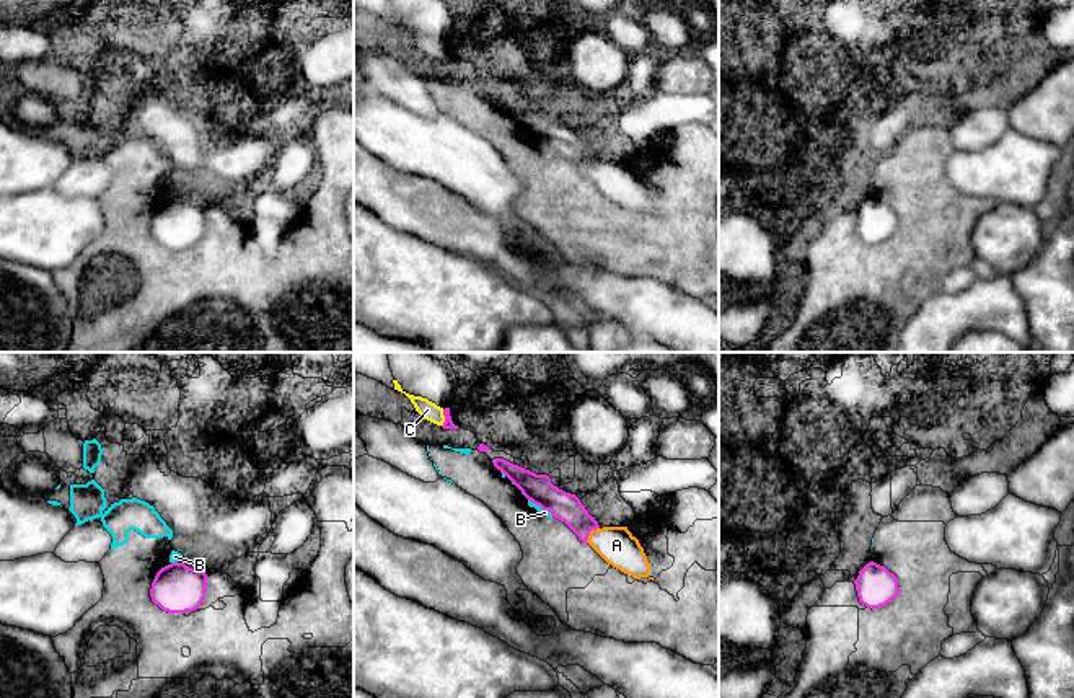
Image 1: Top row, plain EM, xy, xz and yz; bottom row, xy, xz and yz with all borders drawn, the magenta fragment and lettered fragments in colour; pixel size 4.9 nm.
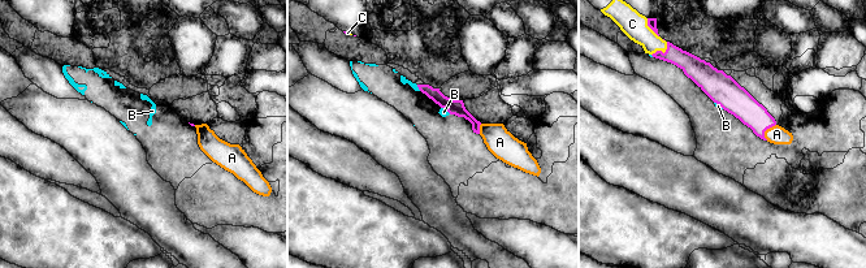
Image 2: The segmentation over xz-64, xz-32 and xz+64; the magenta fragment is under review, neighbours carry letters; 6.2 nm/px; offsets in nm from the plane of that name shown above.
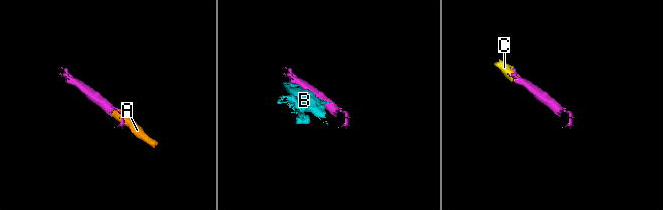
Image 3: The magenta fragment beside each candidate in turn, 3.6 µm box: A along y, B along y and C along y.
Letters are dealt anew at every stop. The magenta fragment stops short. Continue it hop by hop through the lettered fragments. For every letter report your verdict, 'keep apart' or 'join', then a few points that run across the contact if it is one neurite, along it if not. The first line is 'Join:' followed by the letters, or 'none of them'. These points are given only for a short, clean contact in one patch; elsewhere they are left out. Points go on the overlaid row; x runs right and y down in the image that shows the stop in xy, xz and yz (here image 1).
Join: A, C
A: join
B: keep apart
C: join | xz (448, 424), (445, 418), (427, 410)

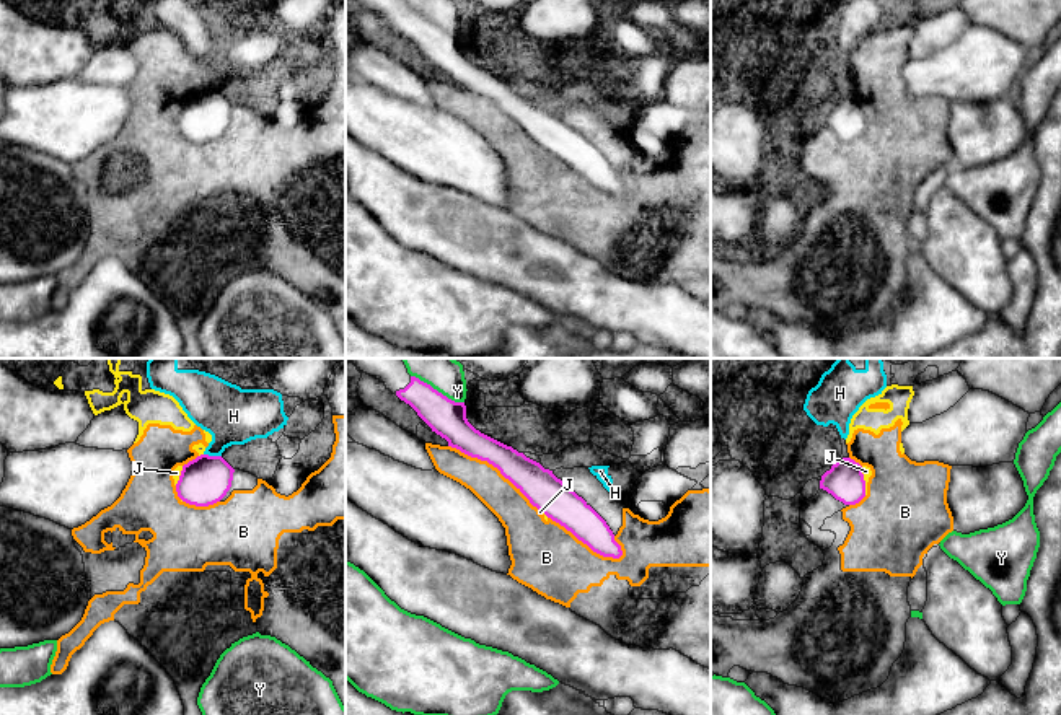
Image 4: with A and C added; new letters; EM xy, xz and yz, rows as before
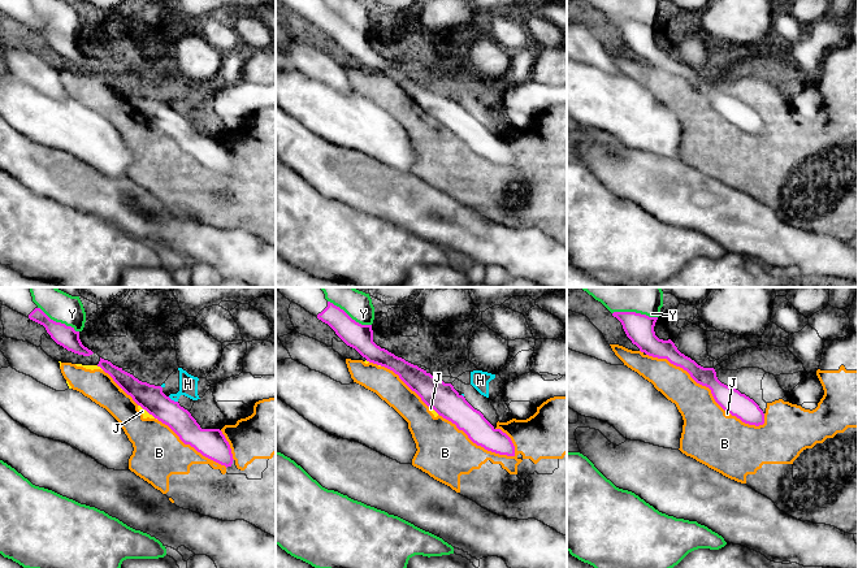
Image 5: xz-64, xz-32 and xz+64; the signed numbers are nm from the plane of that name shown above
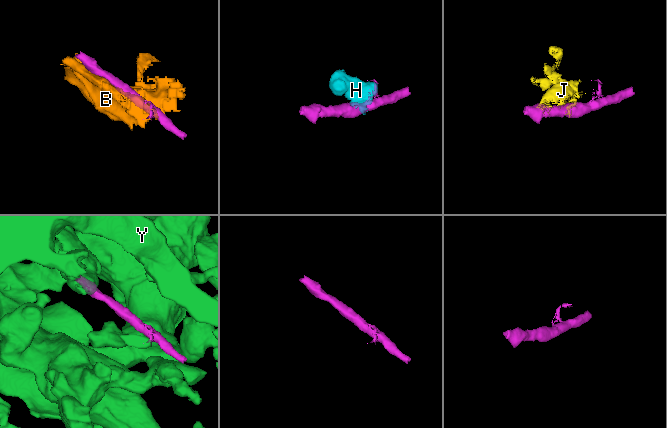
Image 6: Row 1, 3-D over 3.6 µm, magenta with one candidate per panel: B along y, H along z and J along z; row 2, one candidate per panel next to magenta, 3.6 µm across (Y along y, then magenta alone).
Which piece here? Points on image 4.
Join: none of them
B: keep apart
H: keep apart | xy (204, 453), (220, 456)
J: keep apart
Y: keep apart | xz (411, 375), (449, 398), (463, 403)

